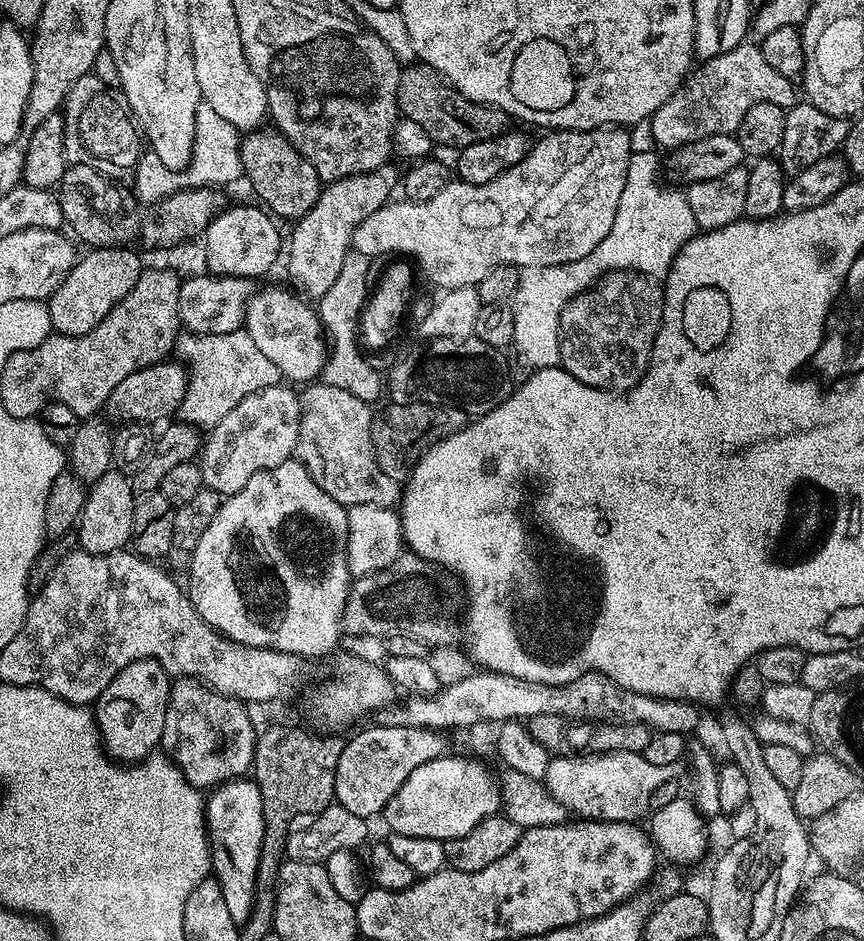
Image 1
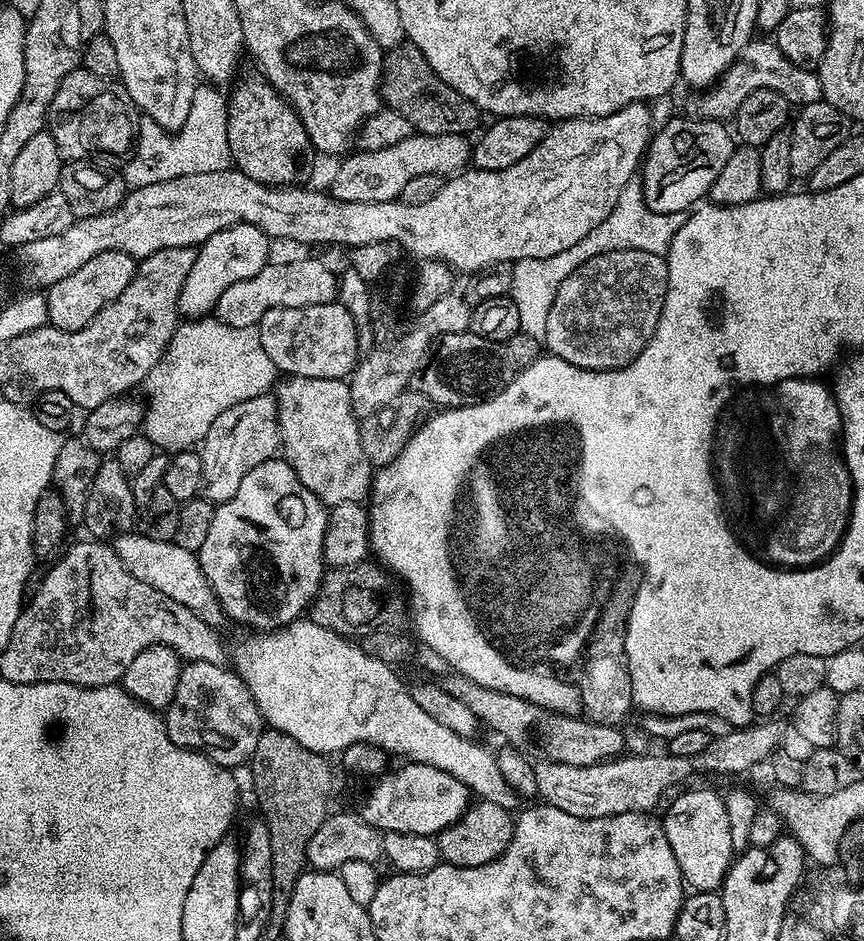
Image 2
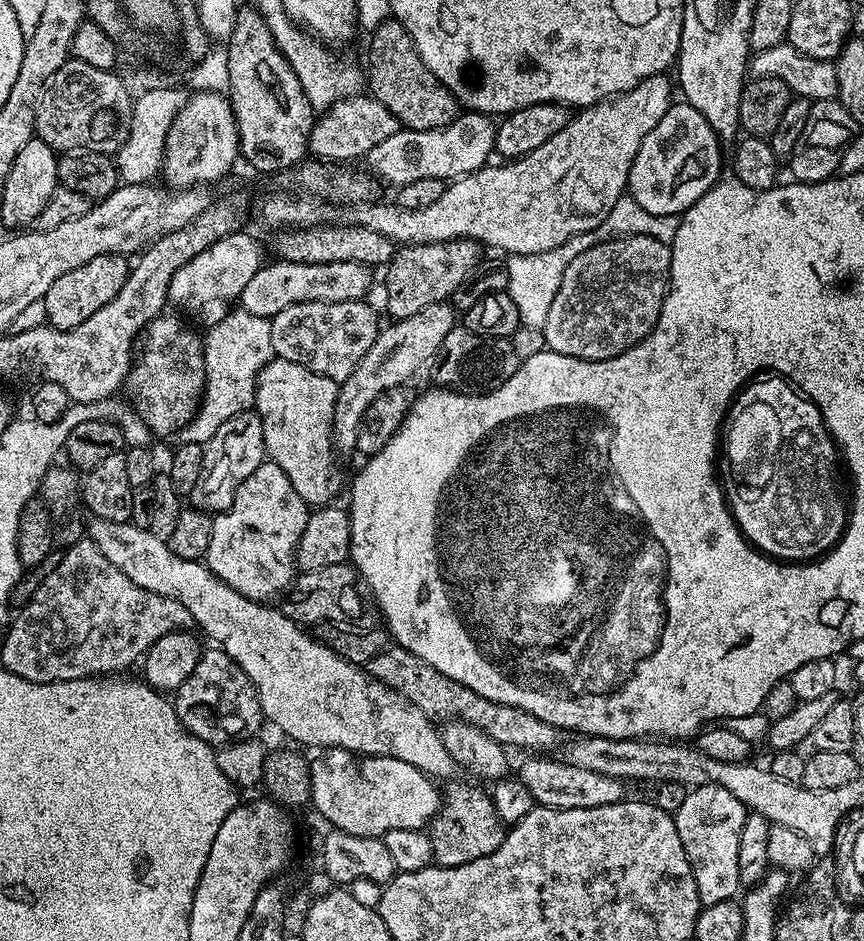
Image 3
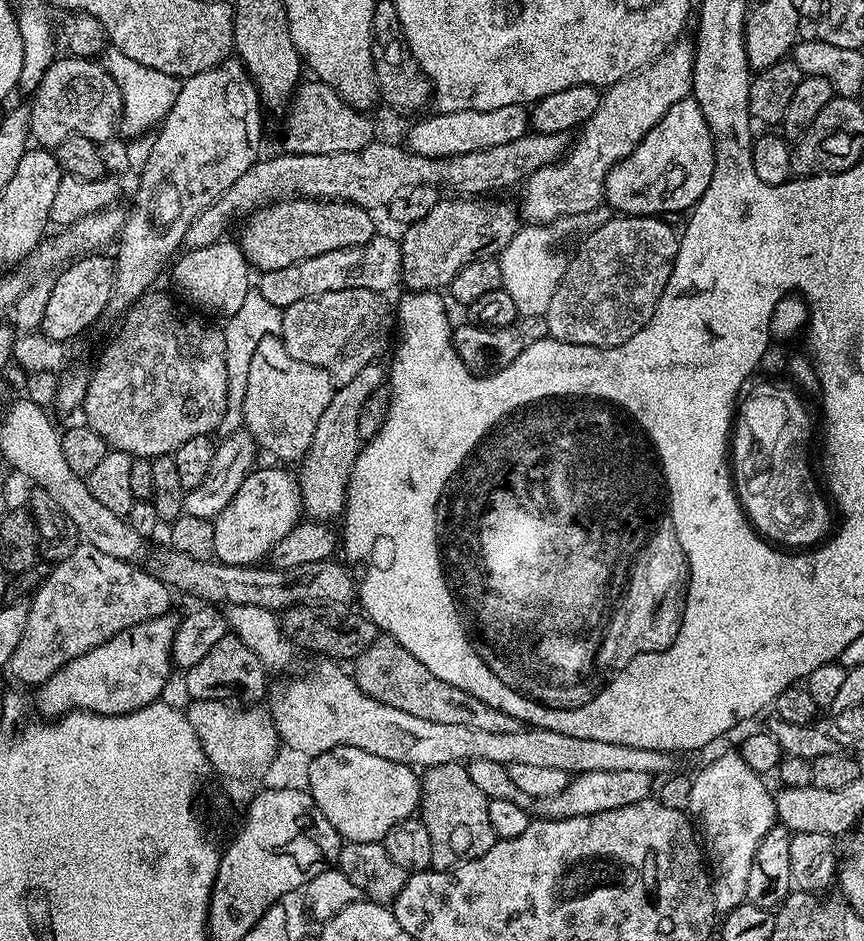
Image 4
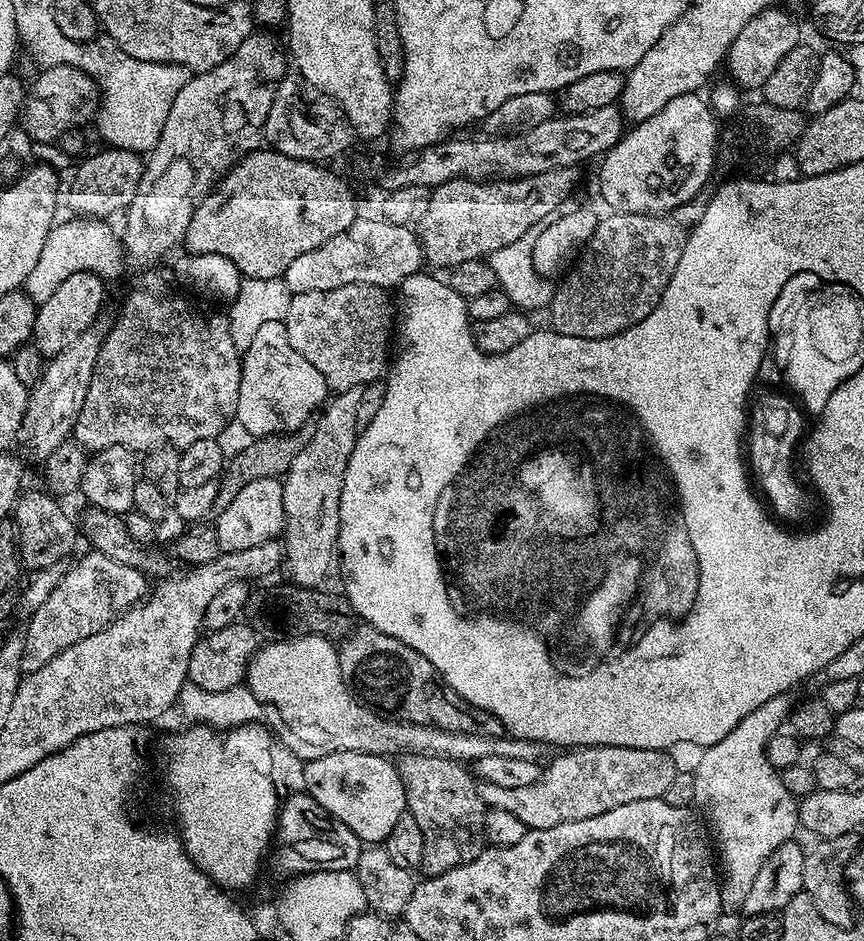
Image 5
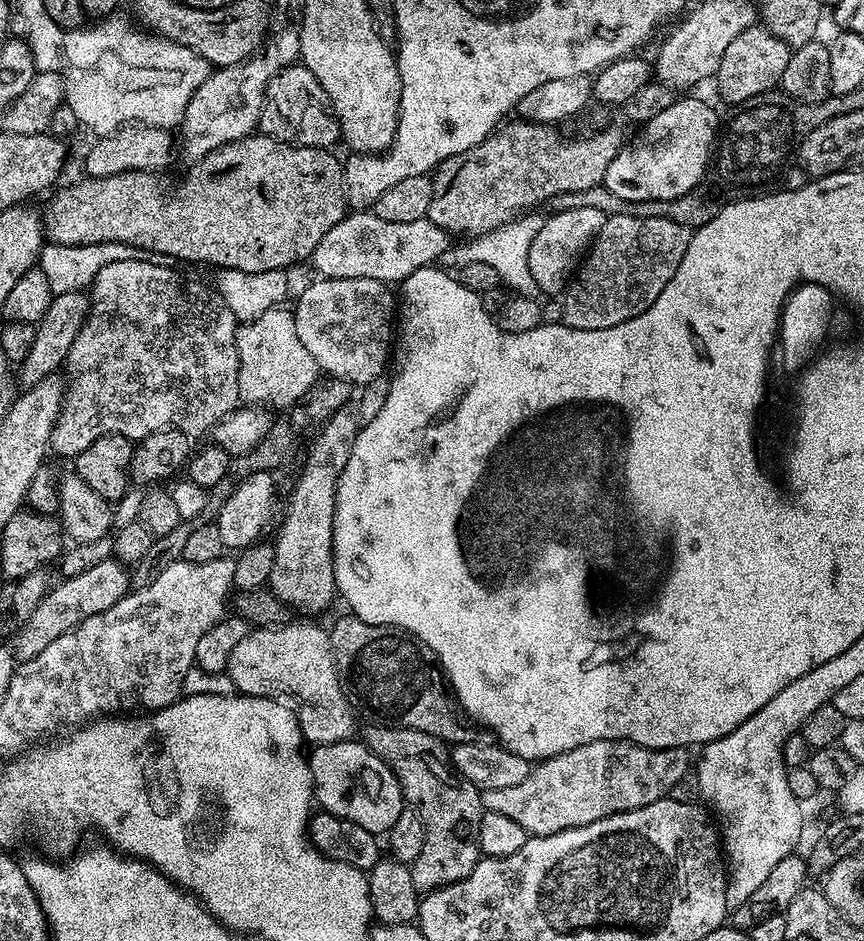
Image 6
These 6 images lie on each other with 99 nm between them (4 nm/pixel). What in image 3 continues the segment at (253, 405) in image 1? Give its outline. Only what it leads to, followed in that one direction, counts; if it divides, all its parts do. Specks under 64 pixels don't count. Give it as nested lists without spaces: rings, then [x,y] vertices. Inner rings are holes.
[[[254,410],[234,414],[234,418],[225,422],[218,429],[218,434],[214,434],[214,438],[210,438],[207,444],[203,445],[203,449],[202,474],[198,474],[198,482],[194,482],[192,487],[191,507],[209,514],[225,512],[234,502],[238,486],[242,486],[242,482],[246,482],[246,478],[250,478],[250,474],[254,474],[254,470],[265,463],[260,415]]]

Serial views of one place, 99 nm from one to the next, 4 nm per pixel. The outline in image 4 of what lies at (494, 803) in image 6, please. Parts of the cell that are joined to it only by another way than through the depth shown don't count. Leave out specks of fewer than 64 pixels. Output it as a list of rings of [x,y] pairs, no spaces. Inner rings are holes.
[[[478,758],[467,761],[466,767],[471,780],[474,781],[474,786],[478,786],[478,790],[482,790],[482,794],[489,800],[506,798],[510,802],[522,806],[522,810],[531,813],[533,817],[545,820],[589,816],[622,806],[630,806],[649,799],[654,792],[654,778],[650,774],[642,774],[642,770],[590,770],[575,773],[569,779],[568,785],[558,794],[554,794],[550,798],[532,800],[530,794],[522,794],[522,790],[518,790],[518,786],[514,786],[508,781],[508,770],[505,765],[490,762],[490,758]]]

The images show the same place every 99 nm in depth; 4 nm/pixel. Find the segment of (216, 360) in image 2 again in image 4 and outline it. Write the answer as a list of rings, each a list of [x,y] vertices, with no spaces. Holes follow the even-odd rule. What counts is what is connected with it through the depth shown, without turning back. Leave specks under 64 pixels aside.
[[[249,291],[246,302],[240,309],[227,317],[223,325],[224,342],[226,344],[226,386],[228,387],[228,410],[220,422],[219,431],[227,434],[237,431],[242,424],[244,399],[246,398],[246,378],[250,378],[250,358],[254,358],[254,350],[258,350],[258,342],[262,338],[279,333],[283,322],[283,311],[278,306],[266,302],[259,291]]]

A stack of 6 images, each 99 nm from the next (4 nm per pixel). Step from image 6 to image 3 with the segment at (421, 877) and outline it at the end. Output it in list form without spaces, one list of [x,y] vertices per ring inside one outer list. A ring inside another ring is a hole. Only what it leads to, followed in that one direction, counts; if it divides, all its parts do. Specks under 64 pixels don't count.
[[[449,783],[449,788],[443,789],[440,808],[430,825],[432,859],[441,868],[462,866],[498,850],[506,835],[506,826],[496,816],[491,795],[472,784],[456,783]]]

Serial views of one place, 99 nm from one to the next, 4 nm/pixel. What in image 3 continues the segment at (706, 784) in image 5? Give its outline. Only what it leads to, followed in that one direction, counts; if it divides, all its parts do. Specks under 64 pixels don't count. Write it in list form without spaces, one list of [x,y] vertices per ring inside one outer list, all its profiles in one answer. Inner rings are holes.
[[[707,784],[691,789],[686,802],[682,802],[682,810],[675,812],[678,838],[682,838],[688,860],[692,864],[701,905],[726,902],[737,895],[736,891],[741,891],[738,854],[742,828],[749,814],[743,802],[721,784]]]

